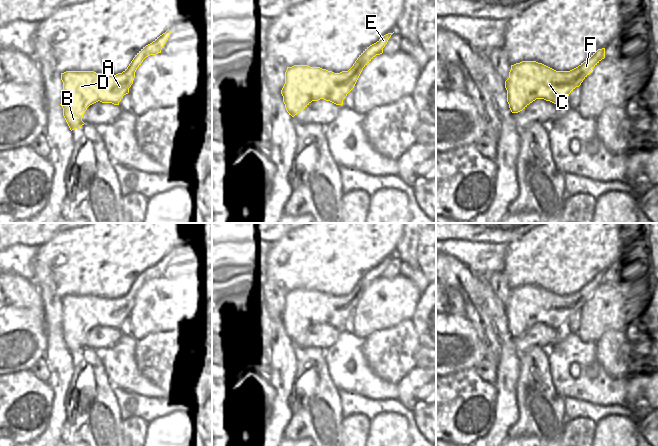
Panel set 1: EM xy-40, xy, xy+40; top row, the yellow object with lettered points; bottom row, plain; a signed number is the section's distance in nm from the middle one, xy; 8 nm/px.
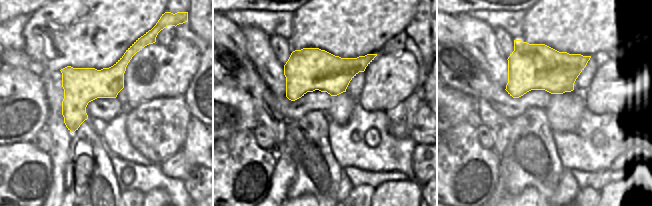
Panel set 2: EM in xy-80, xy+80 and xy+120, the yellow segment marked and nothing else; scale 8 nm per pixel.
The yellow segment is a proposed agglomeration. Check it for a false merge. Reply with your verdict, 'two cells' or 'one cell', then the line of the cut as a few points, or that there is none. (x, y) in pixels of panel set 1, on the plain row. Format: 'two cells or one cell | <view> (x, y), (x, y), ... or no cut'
one cell | no cut

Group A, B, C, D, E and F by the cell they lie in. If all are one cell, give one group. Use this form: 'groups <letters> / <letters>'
groups A B C D E F

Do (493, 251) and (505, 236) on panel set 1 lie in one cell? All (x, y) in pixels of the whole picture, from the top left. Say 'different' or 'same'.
different

